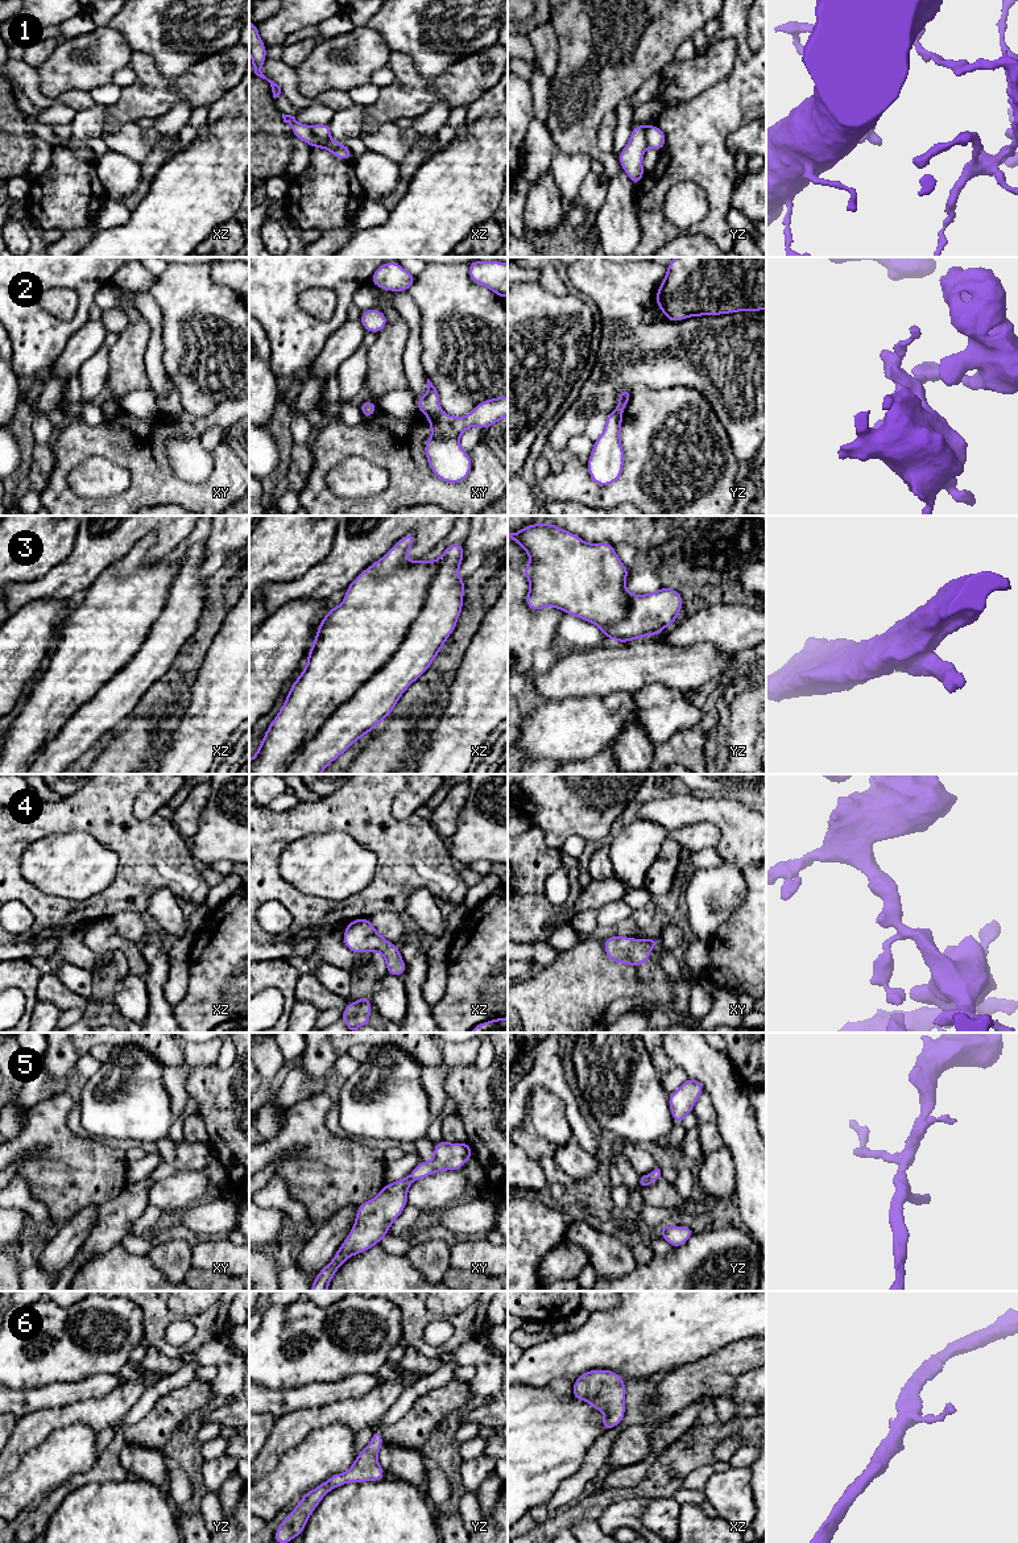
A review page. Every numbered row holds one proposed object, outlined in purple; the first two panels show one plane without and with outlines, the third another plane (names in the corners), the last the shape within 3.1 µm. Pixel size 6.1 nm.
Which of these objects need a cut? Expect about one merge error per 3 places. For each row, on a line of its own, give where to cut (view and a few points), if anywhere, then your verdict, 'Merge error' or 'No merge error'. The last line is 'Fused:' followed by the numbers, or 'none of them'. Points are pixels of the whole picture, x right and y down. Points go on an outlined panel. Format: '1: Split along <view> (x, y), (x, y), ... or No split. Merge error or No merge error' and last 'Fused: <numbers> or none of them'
1: Split along xz (310, 127), (317, 139), (329, 139). Merge error
2: Split along xy (441, 412), (429, 418). Merge error
3: Split along xz (441, 558), (423, 605), (393, 656), (326, 720), (282, 773). Merge error
4: No split. No merge error
5: No split. No merge error
6: No split. No merge error
Fused: 1, 2, 3

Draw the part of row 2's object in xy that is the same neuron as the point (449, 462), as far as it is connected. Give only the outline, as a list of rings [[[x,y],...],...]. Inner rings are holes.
[[[502,396],[481,401],[462,418],[444,413],[429,418],[434,434],[425,442],[425,454],[433,473],[450,484],[465,480],[472,469],[472,460],[459,444],[460,435],[471,426],[488,429],[505,417],[508,397]]]

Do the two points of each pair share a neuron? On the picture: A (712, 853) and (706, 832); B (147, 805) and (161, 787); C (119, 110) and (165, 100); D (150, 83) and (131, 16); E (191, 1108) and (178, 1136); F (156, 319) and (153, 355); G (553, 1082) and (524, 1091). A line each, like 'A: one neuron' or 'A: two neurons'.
A: two neurons
B: one neuron
C: one neuron
D: two neurons
E: one neuron
F: one neuron
G: one neuron

